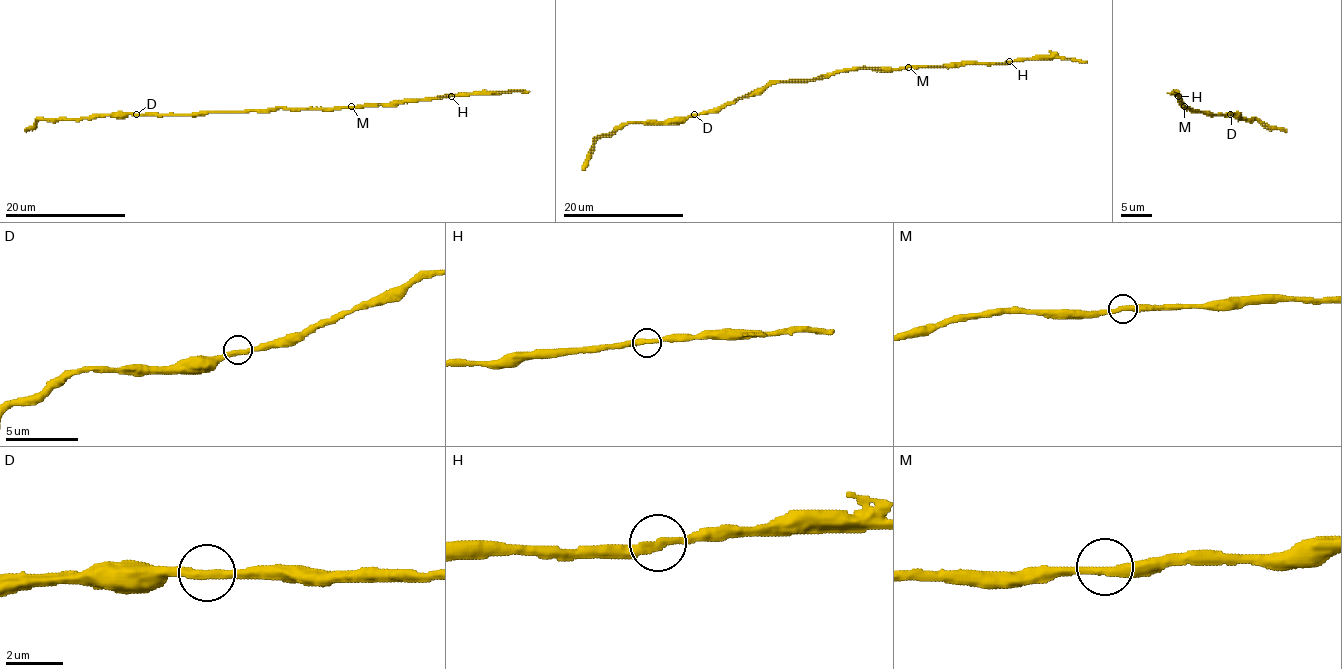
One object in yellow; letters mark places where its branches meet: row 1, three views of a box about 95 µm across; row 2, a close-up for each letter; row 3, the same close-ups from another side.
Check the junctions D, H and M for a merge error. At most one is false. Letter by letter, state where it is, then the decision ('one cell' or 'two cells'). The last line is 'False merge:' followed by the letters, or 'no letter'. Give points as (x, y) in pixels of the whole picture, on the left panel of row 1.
D: at (136, 114); one cell
H: at (451, 96); one cell
M: at (351, 106); one cell
False merge: no letter

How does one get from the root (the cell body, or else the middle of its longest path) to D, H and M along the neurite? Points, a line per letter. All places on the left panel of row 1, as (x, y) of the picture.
D: (259, 111), (136, 114)
H: (259, 111), (378, 106), (451, 96)
M: (259, 111), (351, 106)

